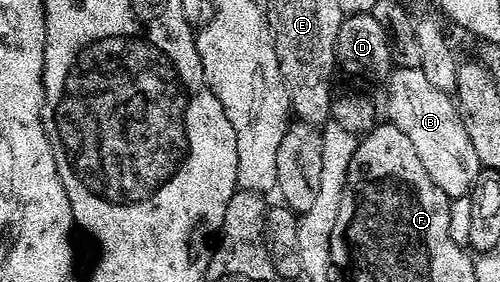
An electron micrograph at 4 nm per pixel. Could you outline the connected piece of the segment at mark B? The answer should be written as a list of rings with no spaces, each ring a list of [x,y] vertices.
[[[396,67],[388,76],[386,86],[388,86],[387,122],[393,123],[395,127],[402,129],[402,133],[406,133],[406,137],[410,137],[414,150],[418,152],[418,161],[422,161],[426,173],[430,173],[430,181],[434,181],[434,185],[438,185],[438,189],[442,189],[442,193],[446,193],[449,200],[468,195],[482,168],[478,161],[478,153],[474,153],[474,144],[466,134],[466,125],[462,125],[462,117],[458,113],[453,96],[430,85],[430,81],[426,81],[426,73],[422,73],[419,67]]]

